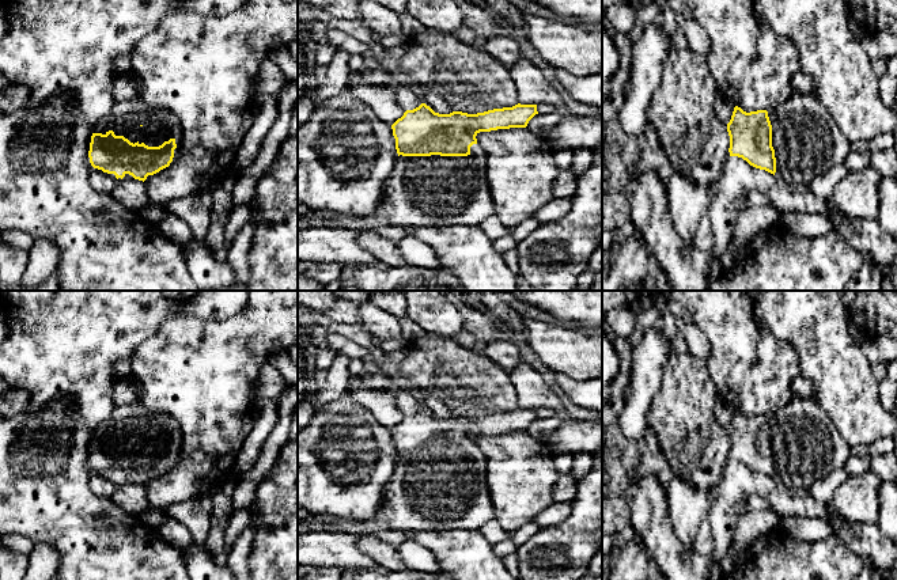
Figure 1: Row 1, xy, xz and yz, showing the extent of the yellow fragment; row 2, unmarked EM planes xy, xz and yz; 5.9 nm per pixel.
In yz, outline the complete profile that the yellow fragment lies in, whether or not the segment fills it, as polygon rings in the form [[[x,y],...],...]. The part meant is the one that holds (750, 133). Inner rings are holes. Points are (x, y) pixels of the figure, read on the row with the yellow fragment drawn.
[[[795,94],[768,111],[757,110],[746,113],[735,106],[727,124],[727,132],[730,136],[730,156],[742,158],[750,166],[773,175],[777,171],[779,177],[788,185],[809,186],[817,177],[844,163],[851,152],[851,141],[841,132],[836,118],[813,94]]]

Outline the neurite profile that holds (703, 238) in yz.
[[[707,215],[699,223],[697,231],[693,238],[693,246],[703,250],[708,250],[714,246],[711,221]]]

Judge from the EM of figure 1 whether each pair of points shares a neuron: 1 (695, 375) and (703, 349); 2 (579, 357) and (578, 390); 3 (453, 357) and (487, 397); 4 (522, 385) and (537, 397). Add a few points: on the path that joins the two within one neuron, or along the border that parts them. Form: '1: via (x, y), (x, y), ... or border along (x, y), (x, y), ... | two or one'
1: border along (688, 352), (704, 360) | two
2: border along (556, 372), (564, 372), (576, 379), (587, 379) | two
3: via (457, 367), (477, 387) | one
4: via (526, 386), (533, 393) | one

